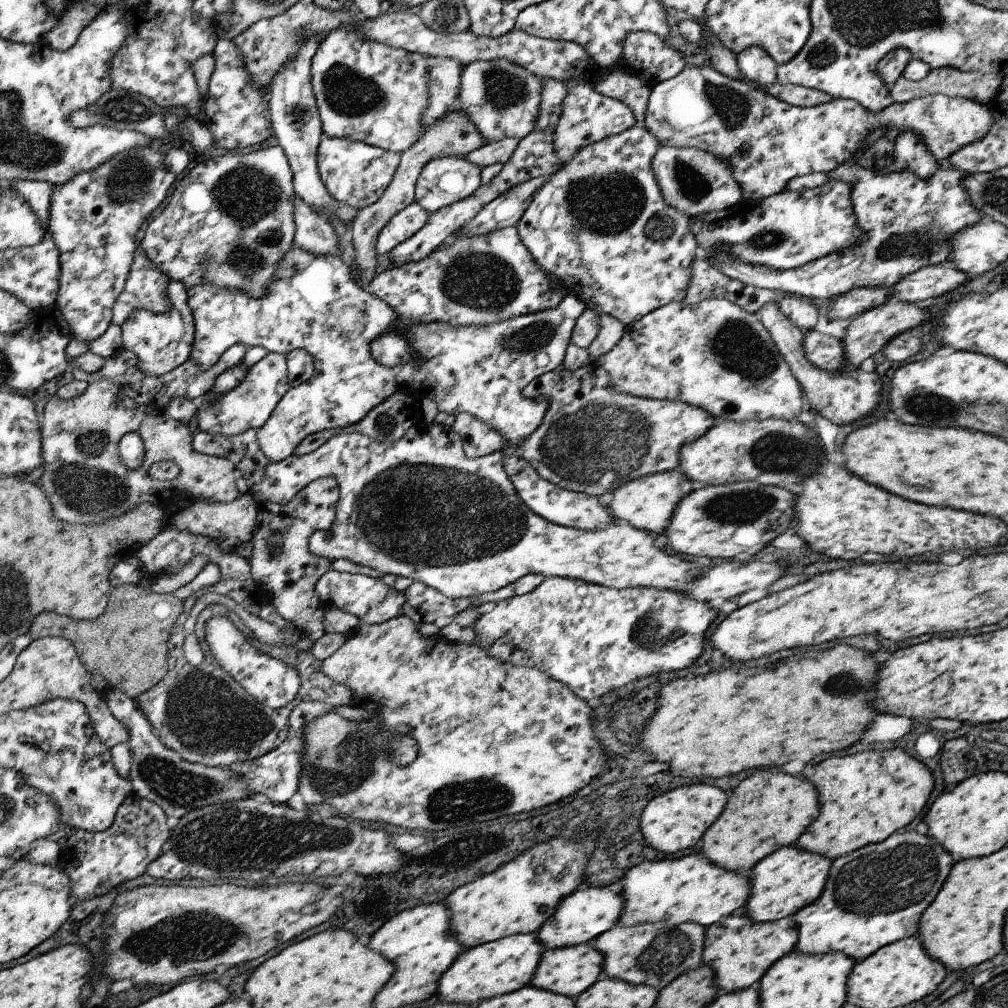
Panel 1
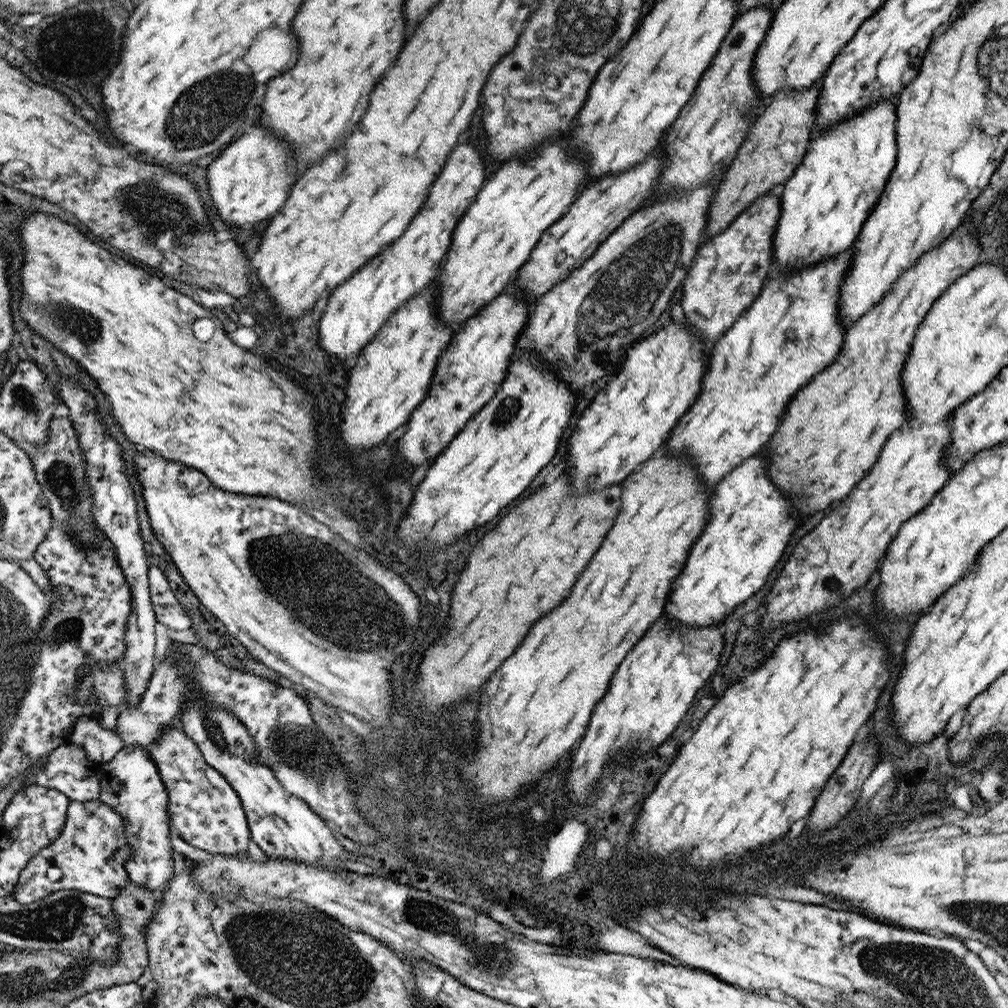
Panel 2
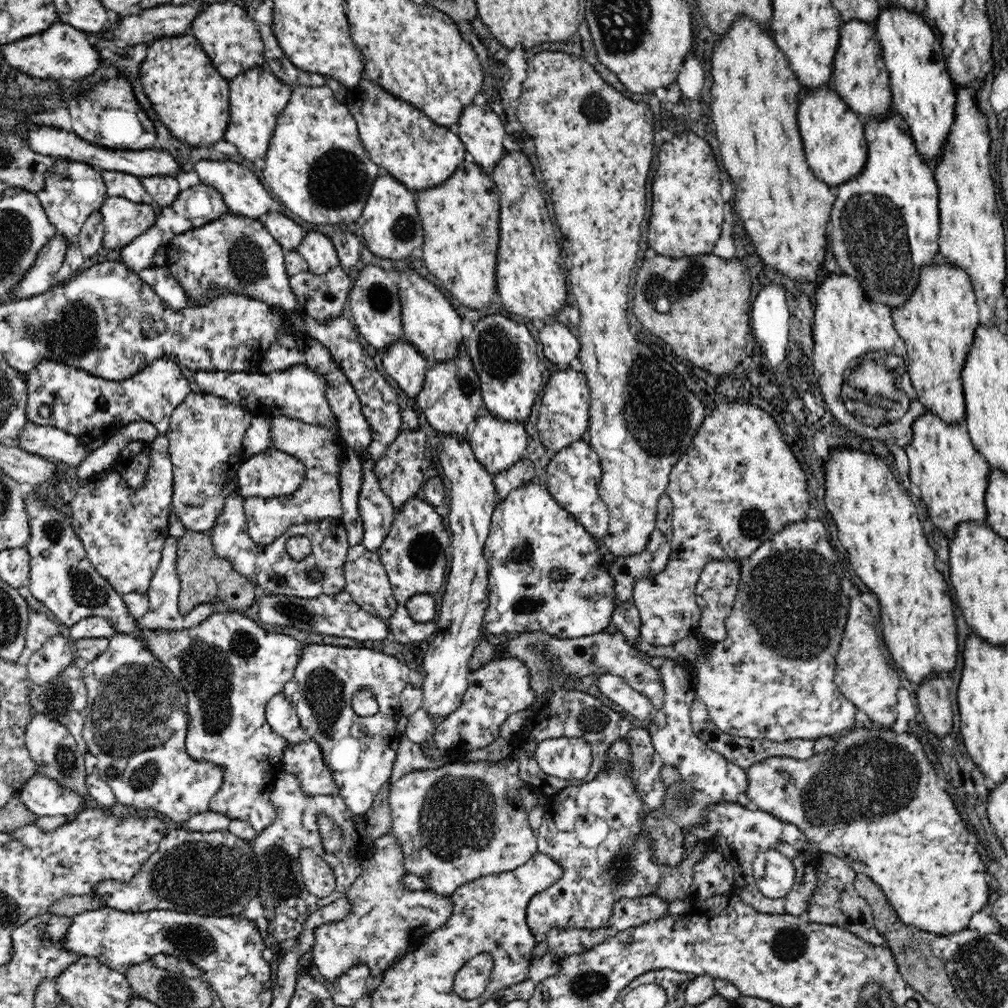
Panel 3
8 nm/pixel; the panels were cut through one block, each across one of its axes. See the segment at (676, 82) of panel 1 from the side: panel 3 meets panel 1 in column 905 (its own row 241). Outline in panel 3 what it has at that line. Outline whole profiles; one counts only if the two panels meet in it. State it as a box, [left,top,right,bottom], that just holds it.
[99,196,158,251]

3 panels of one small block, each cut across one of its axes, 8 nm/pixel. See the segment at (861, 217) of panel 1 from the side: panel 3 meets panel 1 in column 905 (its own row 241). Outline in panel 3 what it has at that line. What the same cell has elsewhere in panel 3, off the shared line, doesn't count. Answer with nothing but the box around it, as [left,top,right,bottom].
[164,214,297,312]

